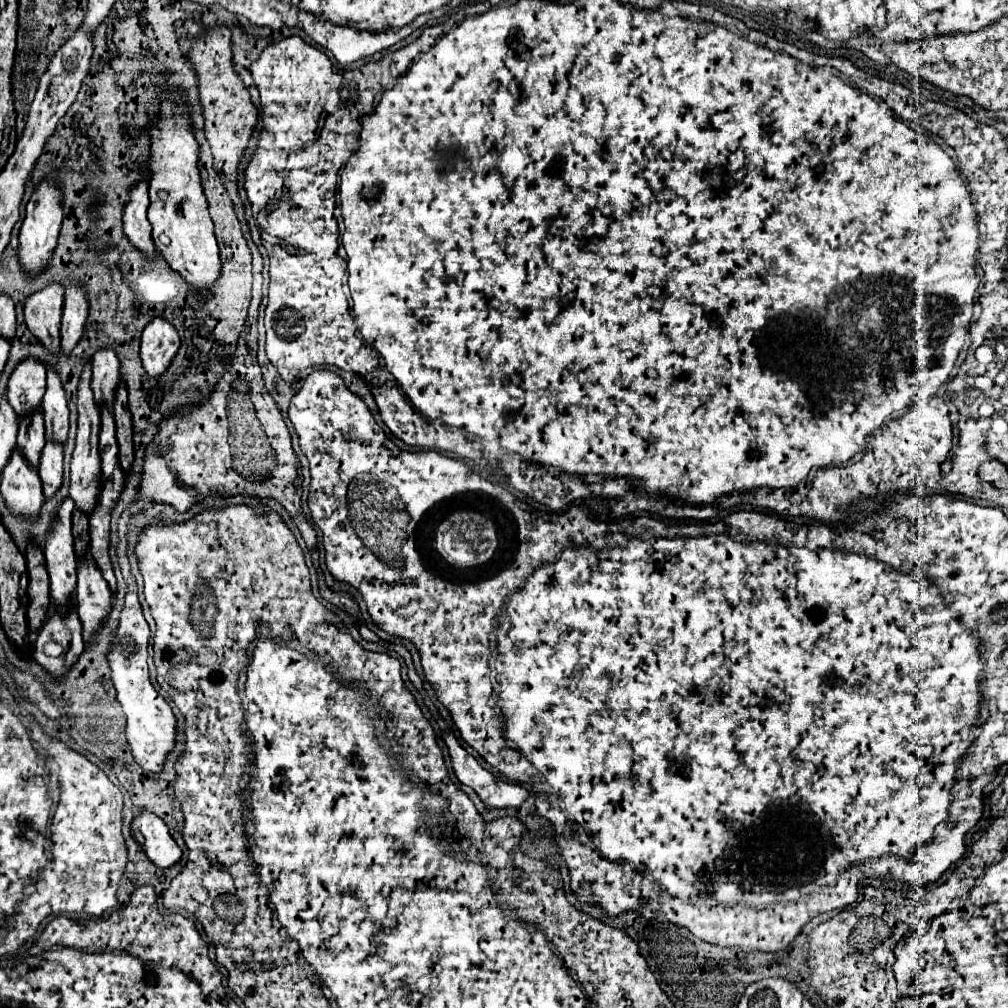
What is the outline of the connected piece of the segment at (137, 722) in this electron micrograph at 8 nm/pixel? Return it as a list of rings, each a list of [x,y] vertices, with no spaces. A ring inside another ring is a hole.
[[[127,593],[125,609],[121,611],[121,627],[117,631],[117,645],[109,653],[109,667],[113,671],[113,685],[117,689],[117,701],[123,707],[127,717],[127,743],[135,761],[143,767],[145,773],[161,773],[167,761],[167,755],[175,747],[177,735],[177,717],[173,715],[169,703],[155,691],[149,681],[147,669],[147,641],[149,625],[143,617],[137,595]]]

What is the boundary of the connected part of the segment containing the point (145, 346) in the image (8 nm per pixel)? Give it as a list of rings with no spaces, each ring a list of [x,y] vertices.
[[[153,319],[141,335],[141,361],[145,371],[151,377],[167,373],[179,347],[181,341],[175,327],[171,327],[165,319]]]

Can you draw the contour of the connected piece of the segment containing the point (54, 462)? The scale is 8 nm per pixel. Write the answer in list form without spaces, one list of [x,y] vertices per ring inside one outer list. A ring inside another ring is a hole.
[[[47,441],[37,473],[41,477],[45,497],[51,499],[63,483],[63,447],[59,443]]]

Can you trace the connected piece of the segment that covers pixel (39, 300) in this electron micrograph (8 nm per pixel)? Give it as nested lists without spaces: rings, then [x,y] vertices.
[[[51,283],[49,287],[45,287],[39,293],[33,293],[25,301],[25,323],[29,331],[55,357],[61,353],[59,347],[61,313],[63,313],[63,287],[59,283]]]

